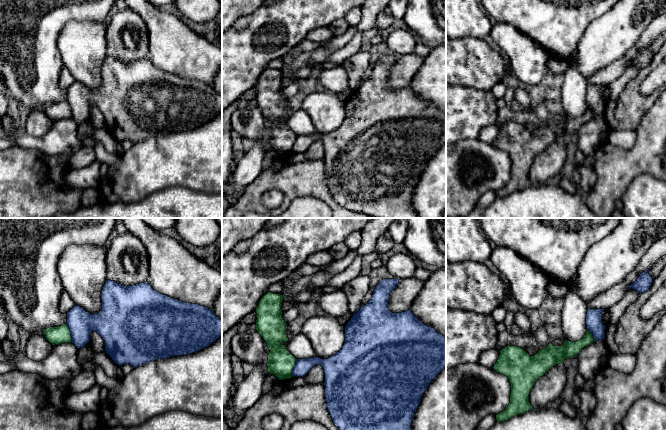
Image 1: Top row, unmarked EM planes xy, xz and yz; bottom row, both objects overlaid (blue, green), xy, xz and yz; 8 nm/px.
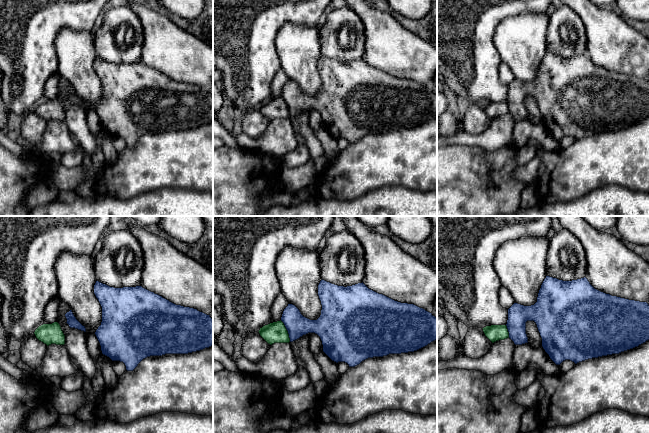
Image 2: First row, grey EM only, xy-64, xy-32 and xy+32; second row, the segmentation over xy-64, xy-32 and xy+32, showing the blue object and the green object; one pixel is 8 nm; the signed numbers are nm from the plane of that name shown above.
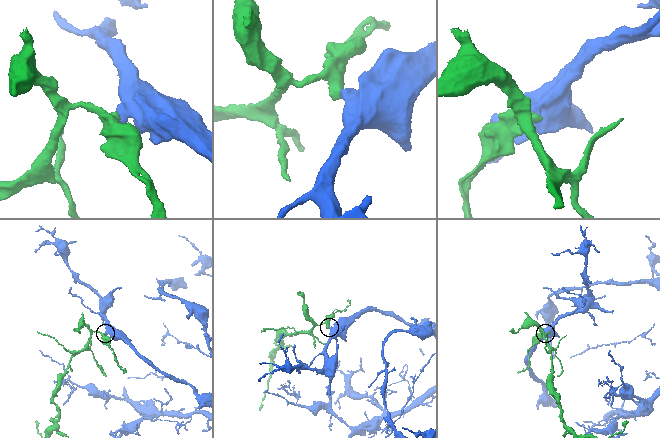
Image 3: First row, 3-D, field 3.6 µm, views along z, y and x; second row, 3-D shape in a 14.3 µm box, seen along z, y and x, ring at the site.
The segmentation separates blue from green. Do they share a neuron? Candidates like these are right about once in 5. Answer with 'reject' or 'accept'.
reject

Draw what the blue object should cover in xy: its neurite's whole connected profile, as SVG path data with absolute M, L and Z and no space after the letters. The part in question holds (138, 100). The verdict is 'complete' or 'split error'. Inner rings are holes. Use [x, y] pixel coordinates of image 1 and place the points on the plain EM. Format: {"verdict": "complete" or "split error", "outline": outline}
{"verdict": "complete", "outline": "M107 56L101 69L101 75L102 85L98 90L91 90L75 81L67 89L66 100L71 108L72 119L78 125L86 122L90 117L91 108L96 107L104 116L106 129L119 142L131 140L135 144L158 135L192 130L210 122L222 112L222 96L213 86L163 71L154 66L148 58L123 62Z"}

